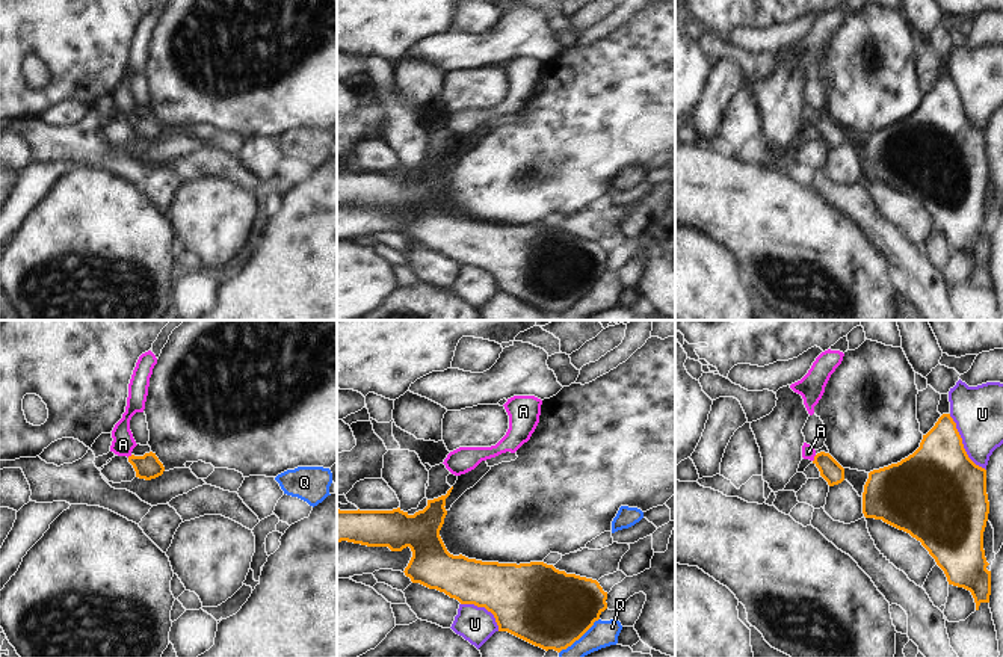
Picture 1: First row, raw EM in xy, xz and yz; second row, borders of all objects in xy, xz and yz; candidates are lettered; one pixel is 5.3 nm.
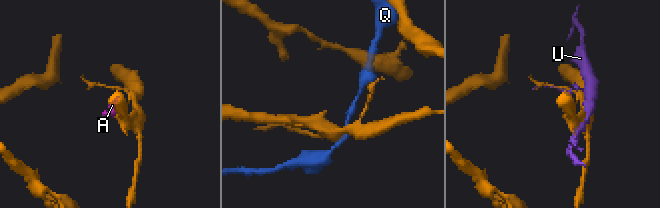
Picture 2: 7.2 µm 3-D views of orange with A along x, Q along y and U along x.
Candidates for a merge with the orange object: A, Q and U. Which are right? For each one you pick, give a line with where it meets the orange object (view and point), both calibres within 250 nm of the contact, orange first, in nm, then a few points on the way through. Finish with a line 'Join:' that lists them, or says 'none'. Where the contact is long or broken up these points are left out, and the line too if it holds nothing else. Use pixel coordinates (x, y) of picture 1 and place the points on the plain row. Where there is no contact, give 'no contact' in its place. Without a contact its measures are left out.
A: contact yz (814, 120); calibres 110 and 70 nm; way yz (830, 130), (814, 120), (808, 114)
Join: A

